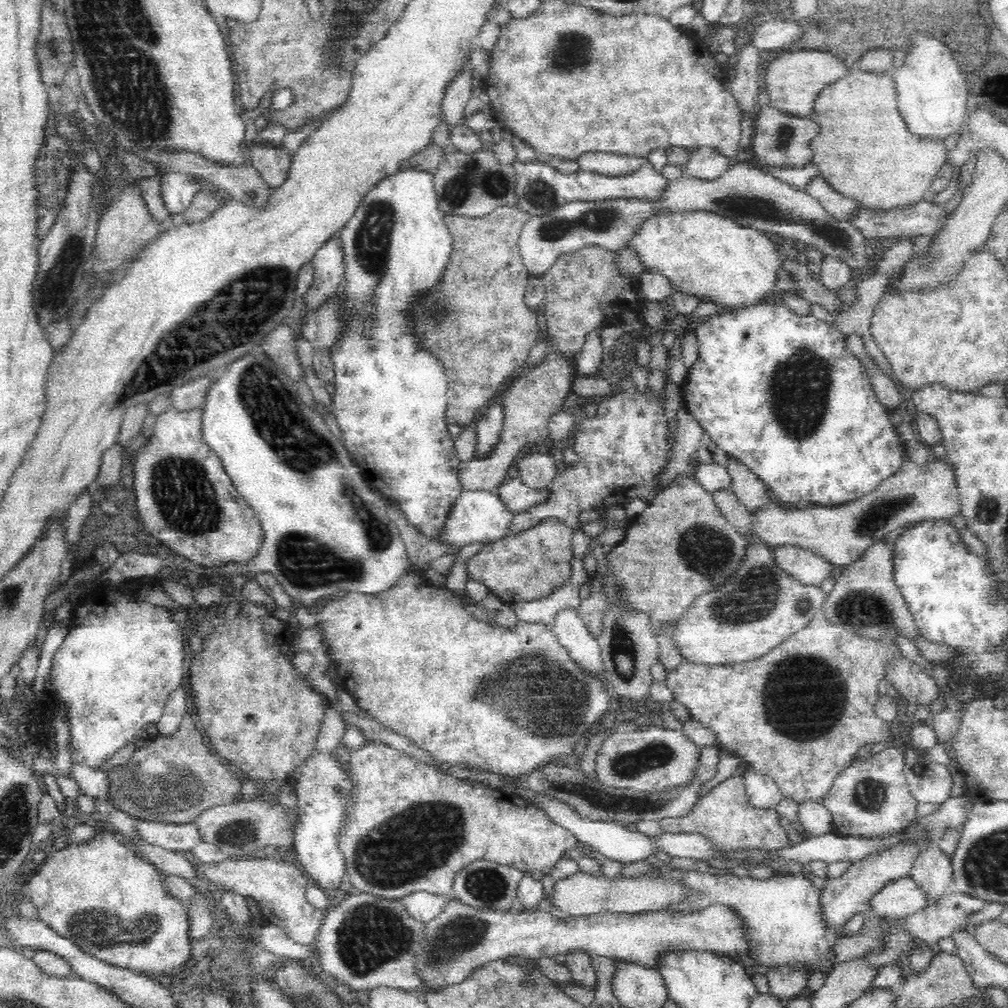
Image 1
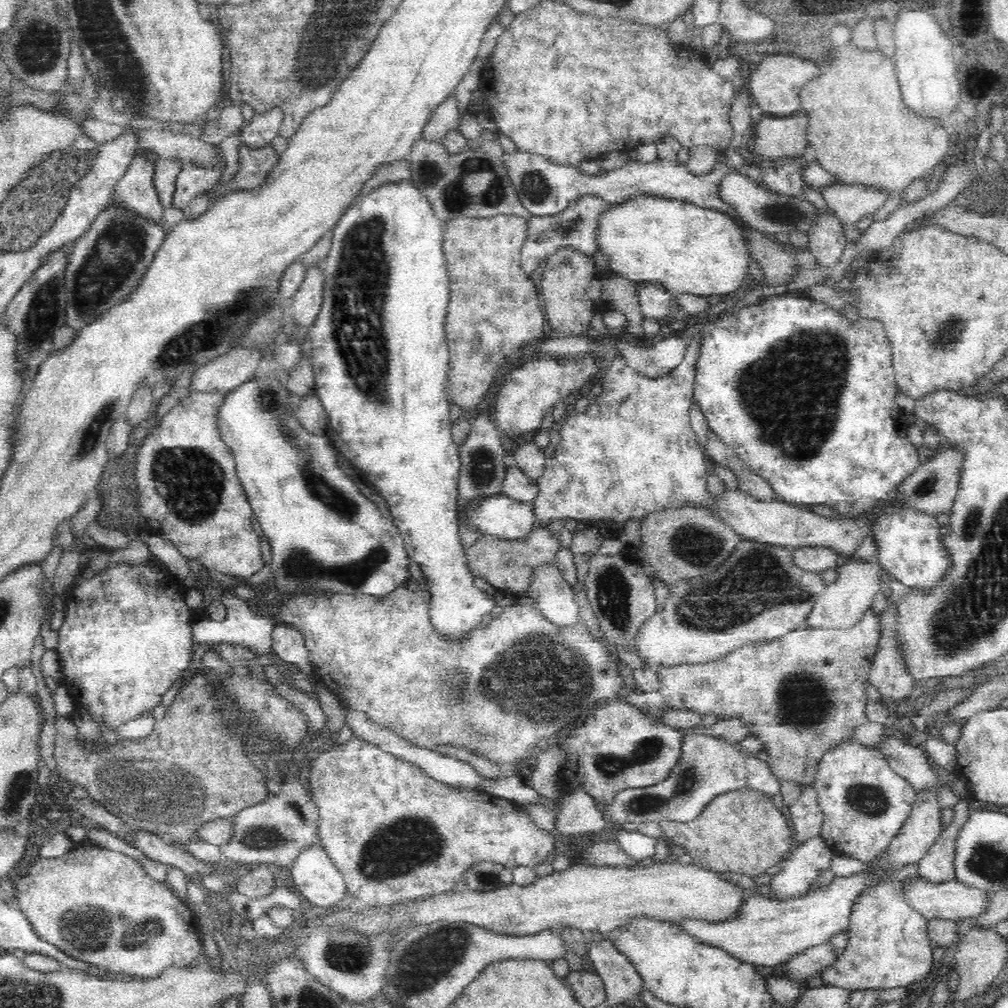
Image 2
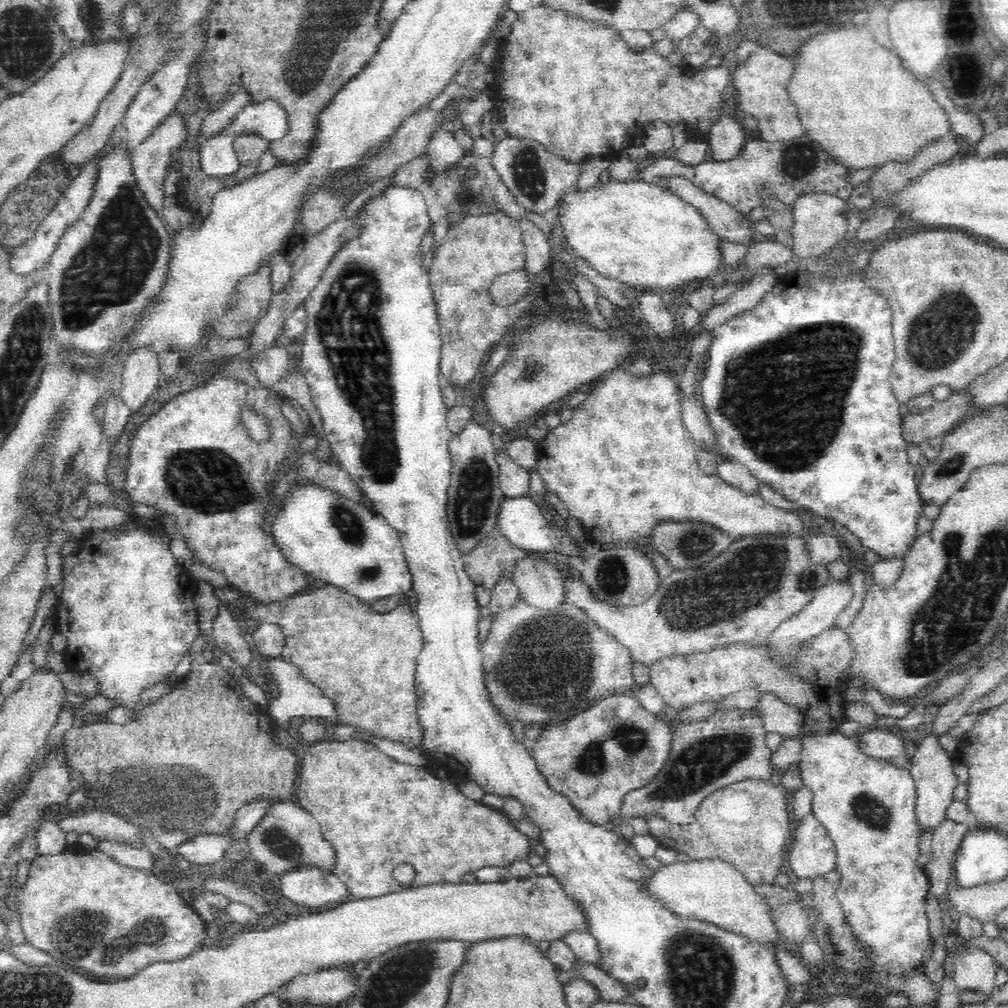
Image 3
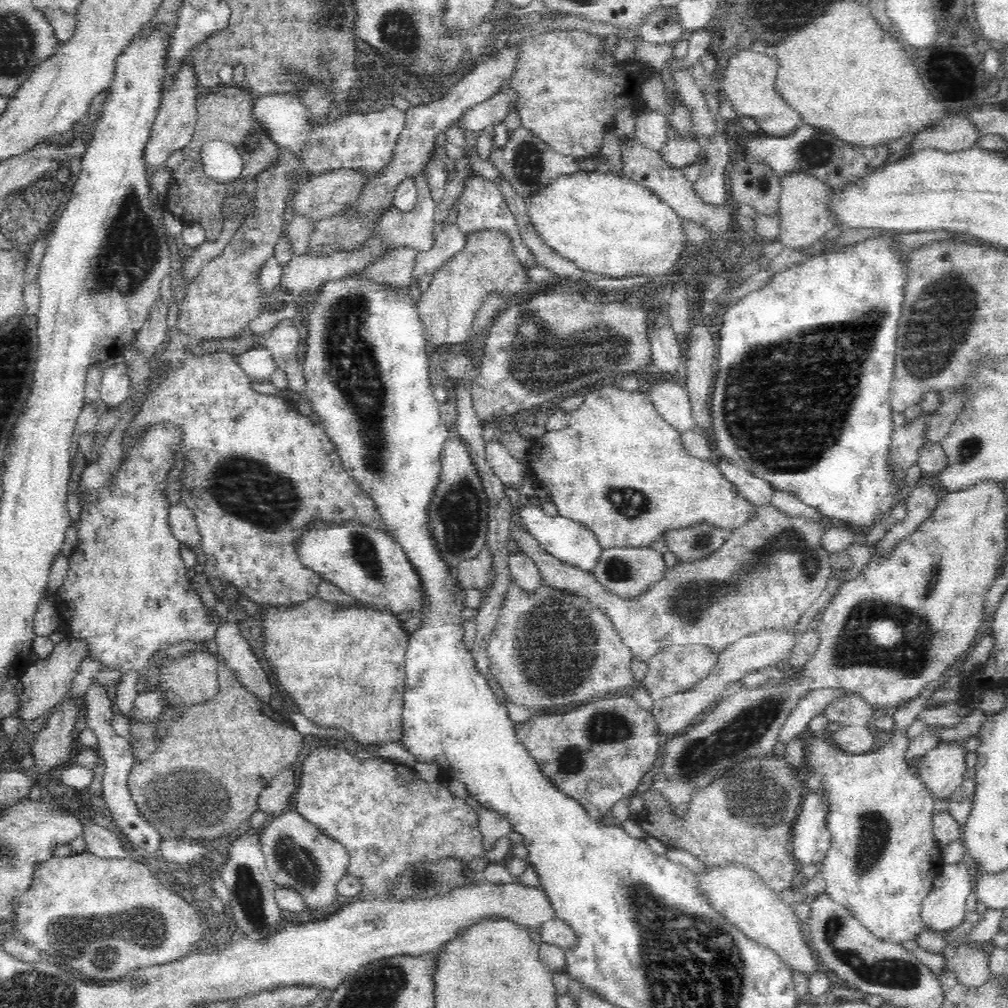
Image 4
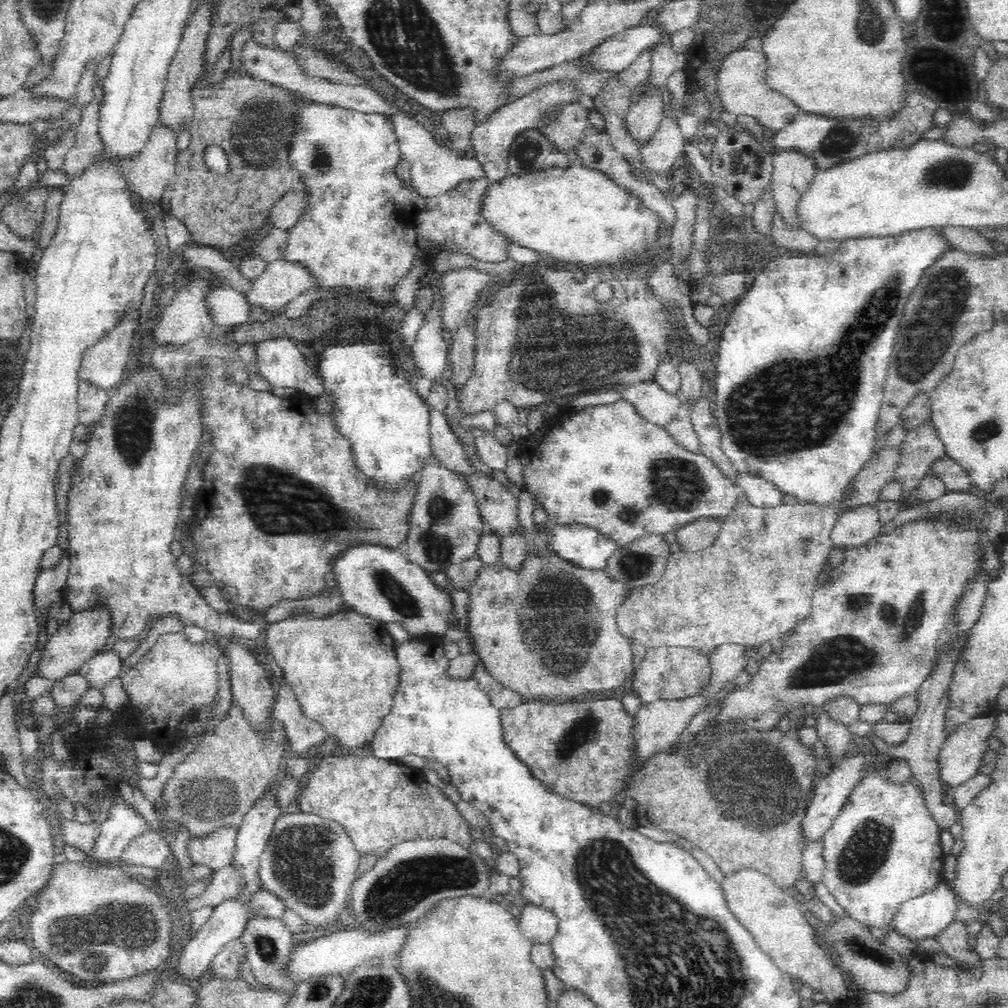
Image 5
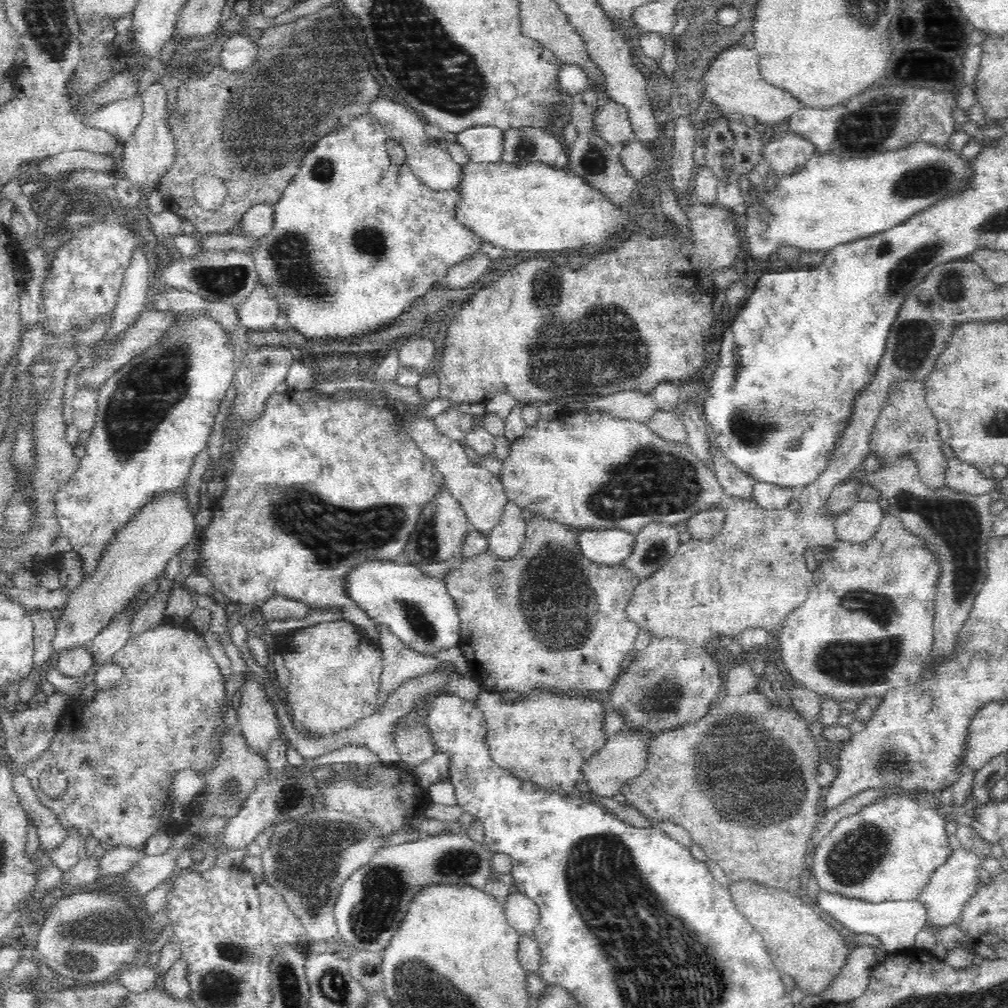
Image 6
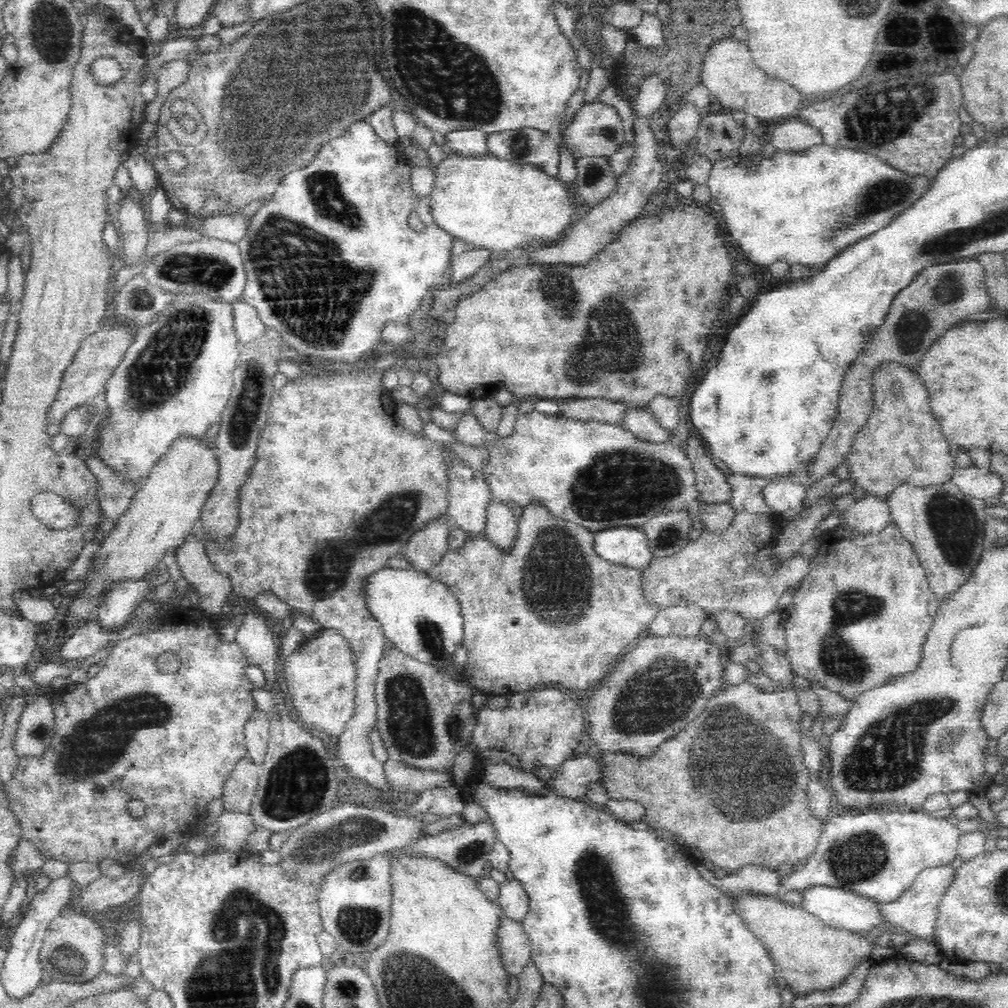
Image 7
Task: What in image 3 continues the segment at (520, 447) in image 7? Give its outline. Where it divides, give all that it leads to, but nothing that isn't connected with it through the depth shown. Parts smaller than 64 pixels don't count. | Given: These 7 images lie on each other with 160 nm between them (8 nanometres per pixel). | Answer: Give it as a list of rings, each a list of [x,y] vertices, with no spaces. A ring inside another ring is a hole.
[[[619,367],[587,393],[586,400],[573,409],[569,421],[560,423],[541,440],[536,470],[546,490],[564,502],[570,516],[582,521],[592,542],[602,546],[636,543],[642,538],[652,537],[656,526],[664,522],[712,525],[734,540],[746,535],[788,532],[808,539],[812,534],[819,533],[811,525],[804,525],[795,512],[774,508],[760,494],[748,494],[722,480],[717,473],[706,474],[697,465],[697,446],[679,417],[679,394],[680,387],[670,372],[664,369],[659,368],[648,376],[636,378]]]

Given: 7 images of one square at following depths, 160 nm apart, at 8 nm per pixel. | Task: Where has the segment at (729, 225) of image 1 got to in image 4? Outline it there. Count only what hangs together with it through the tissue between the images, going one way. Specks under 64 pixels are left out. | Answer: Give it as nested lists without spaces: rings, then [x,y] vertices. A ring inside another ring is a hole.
[[[578,169],[572,174],[558,175],[554,180],[546,183],[546,186],[539,187],[538,190],[535,190],[534,194],[528,195],[524,201],[528,207],[526,214],[528,214],[528,220],[530,220],[530,226],[534,228],[534,232],[536,232],[536,234],[538,234],[538,238],[542,240],[542,244],[550,246],[550,248],[552,248],[556,254],[560,254],[562,258],[572,260],[572,262],[574,262],[580,270],[584,270],[584,272],[595,272],[598,276],[612,278],[624,278],[634,275],[660,278],[660,276],[664,276],[666,274],[674,274],[676,266],[678,266],[678,262],[681,262],[683,259],[688,259],[686,252],[688,242],[687,238],[684,238],[681,229],[682,217],[678,216],[674,210],[670,209],[670,207],[664,205],[658,197],[650,193],[650,190],[632,182],[622,174],[604,172],[603,169],[594,169],[589,171]]]

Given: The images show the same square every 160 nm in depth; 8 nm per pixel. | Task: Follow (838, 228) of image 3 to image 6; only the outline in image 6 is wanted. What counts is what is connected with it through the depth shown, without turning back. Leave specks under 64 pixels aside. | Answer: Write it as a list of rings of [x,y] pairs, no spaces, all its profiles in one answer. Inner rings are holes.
[[[790,131],[782,134],[778,140],[772,139],[762,150],[762,154],[768,159],[770,170],[776,176],[802,167],[816,152],[816,145],[812,141]]]

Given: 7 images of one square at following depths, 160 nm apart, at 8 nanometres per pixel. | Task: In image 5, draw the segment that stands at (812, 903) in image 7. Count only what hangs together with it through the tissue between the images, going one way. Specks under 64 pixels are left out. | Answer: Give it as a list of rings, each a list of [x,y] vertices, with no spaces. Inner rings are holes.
[[[945,881],[934,890],[901,902],[886,922],[886,929],[893,930],[910,942],[935,937],[955,918],[957,902]]]

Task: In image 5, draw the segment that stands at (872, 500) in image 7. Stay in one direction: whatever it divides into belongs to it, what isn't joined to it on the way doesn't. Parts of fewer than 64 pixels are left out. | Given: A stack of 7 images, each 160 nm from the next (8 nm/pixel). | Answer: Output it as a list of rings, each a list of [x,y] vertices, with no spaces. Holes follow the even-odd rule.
[[[876,503],[843,508],[831,530],[833,544],[842,549],[867,544],[882,534],[883,523]]]

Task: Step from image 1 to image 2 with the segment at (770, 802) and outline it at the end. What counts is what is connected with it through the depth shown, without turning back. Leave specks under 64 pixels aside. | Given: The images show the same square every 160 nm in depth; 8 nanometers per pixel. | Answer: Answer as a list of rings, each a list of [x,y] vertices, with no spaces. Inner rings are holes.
[[[683,734],[681,753],[662,782],[643,789],[626,789],[616,794],[610,806],[600,808],[608,820],[616,823],[660,823],[661,821],[691,822],[699,818],[706,805],[719,794],[746,787],[774,796],[780,792],[780,783],[768,763],[760,760],[754,751],[747,751],[742,743],[726,742],[714,734]]]

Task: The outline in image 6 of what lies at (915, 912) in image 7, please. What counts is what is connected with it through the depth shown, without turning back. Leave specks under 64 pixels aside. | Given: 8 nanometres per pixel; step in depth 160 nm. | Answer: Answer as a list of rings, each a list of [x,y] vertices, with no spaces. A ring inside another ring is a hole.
[[[960,848],[953,850],[946,862],[934,870],[916,898],[925,910],[928,927],[939,930],[954,922],[966,899],[975,891],[982,862],[984,862],[984,858],[977,858],[969,850]]]

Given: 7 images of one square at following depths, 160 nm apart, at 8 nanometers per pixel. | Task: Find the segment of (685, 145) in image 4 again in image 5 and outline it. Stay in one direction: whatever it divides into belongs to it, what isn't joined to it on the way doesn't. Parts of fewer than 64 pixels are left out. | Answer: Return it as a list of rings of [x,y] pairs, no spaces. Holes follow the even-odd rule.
[[[664,117],[656,134],[641,143],[639,158],[641,170],[647,176],[666,174],[684,161],[686,140],[672,118]]]

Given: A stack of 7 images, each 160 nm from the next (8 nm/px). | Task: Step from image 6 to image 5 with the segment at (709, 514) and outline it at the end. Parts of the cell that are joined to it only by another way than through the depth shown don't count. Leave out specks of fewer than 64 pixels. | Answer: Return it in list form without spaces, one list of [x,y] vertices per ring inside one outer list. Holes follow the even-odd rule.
[[[702,517],[685,524],[676,533],[676,543],[682,550],[704,550],[714,544],[721,530],[722,517]]]

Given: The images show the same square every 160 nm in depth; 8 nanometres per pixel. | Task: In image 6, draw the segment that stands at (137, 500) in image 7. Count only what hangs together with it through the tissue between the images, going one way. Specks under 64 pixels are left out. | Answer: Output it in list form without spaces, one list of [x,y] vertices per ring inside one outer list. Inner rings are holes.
[[[183,483],[174,489],[156,493],[118,527],[114,538],[104,548],[94,574],[85,578],[80,586],[68,594],[64,614],[57,620],[53,652],[60,654],[73,646],[89,643],[146,584],[157,580],[169,561],[178,557],[182,548],[199,535],[200,525],[194,522],[194,515],[190,511],[188,492]]]

